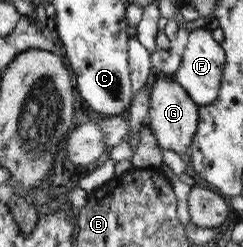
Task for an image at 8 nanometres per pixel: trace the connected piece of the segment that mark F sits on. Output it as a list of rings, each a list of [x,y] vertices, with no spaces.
[[[204,27],[192,29],[188,33],[179,67],[173,72],[172,78],[178,86],[181,86],[186,91],[186,94],[192,102],[197,105],[207,105],[210,104],[218,94],[224,61],[224,51],[219,43],[212,39],[211,32]]]

